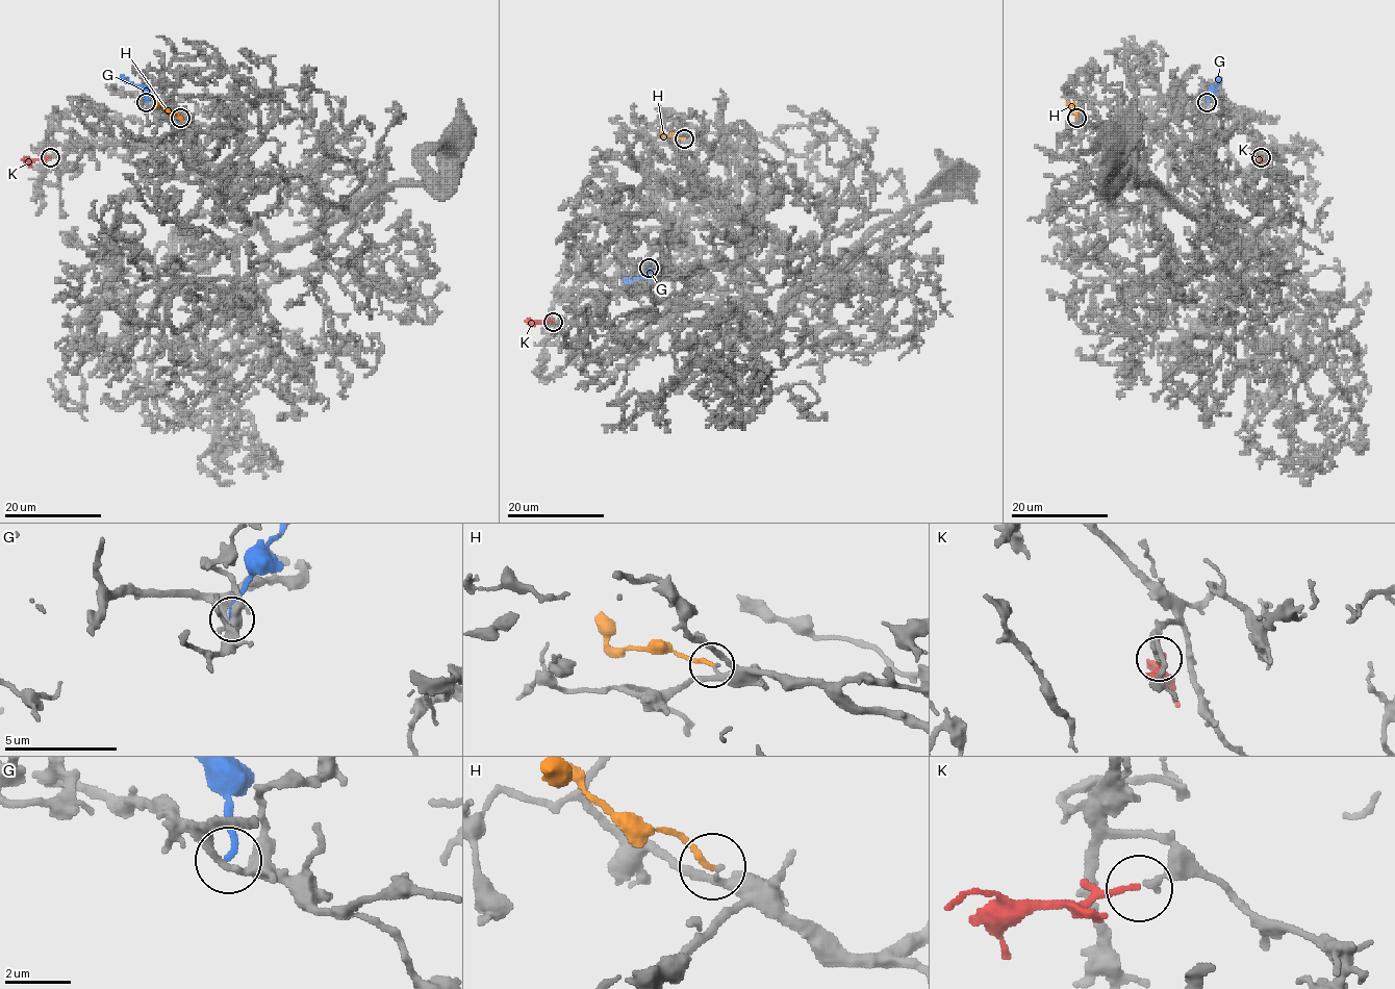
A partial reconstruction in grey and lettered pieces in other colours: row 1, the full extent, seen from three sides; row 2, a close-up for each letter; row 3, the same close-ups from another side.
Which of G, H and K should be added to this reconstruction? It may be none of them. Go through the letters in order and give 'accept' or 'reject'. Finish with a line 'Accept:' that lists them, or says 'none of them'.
G: reject
H: reject
K: accept
Accept: K

